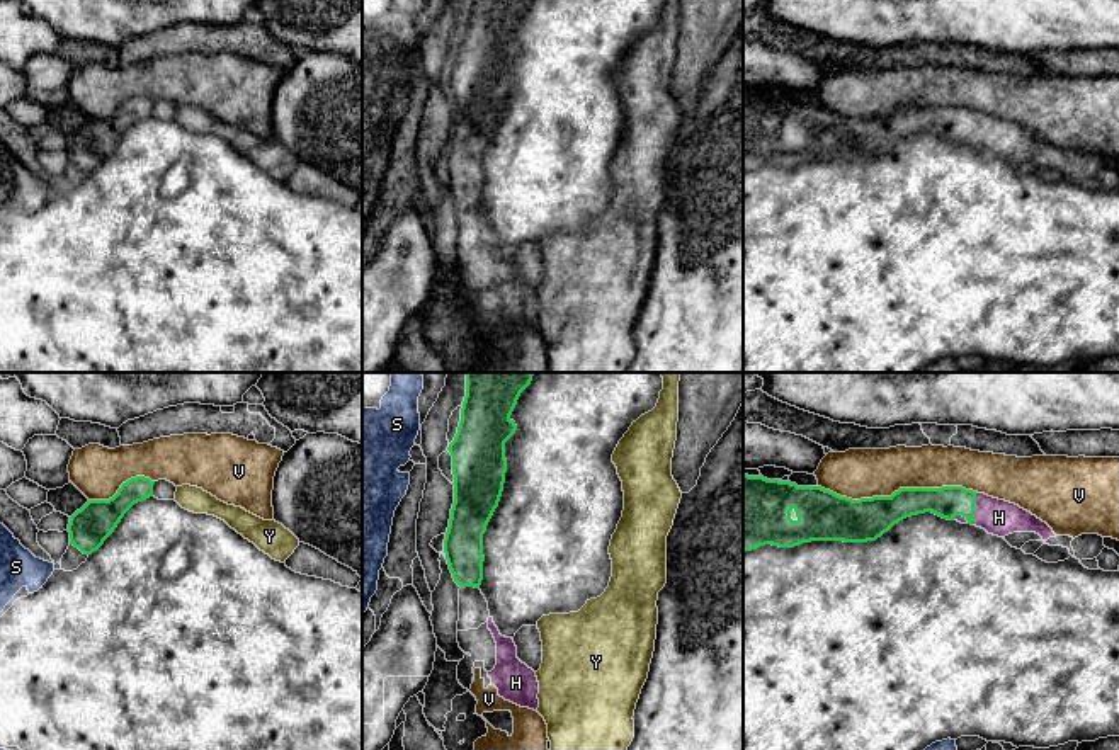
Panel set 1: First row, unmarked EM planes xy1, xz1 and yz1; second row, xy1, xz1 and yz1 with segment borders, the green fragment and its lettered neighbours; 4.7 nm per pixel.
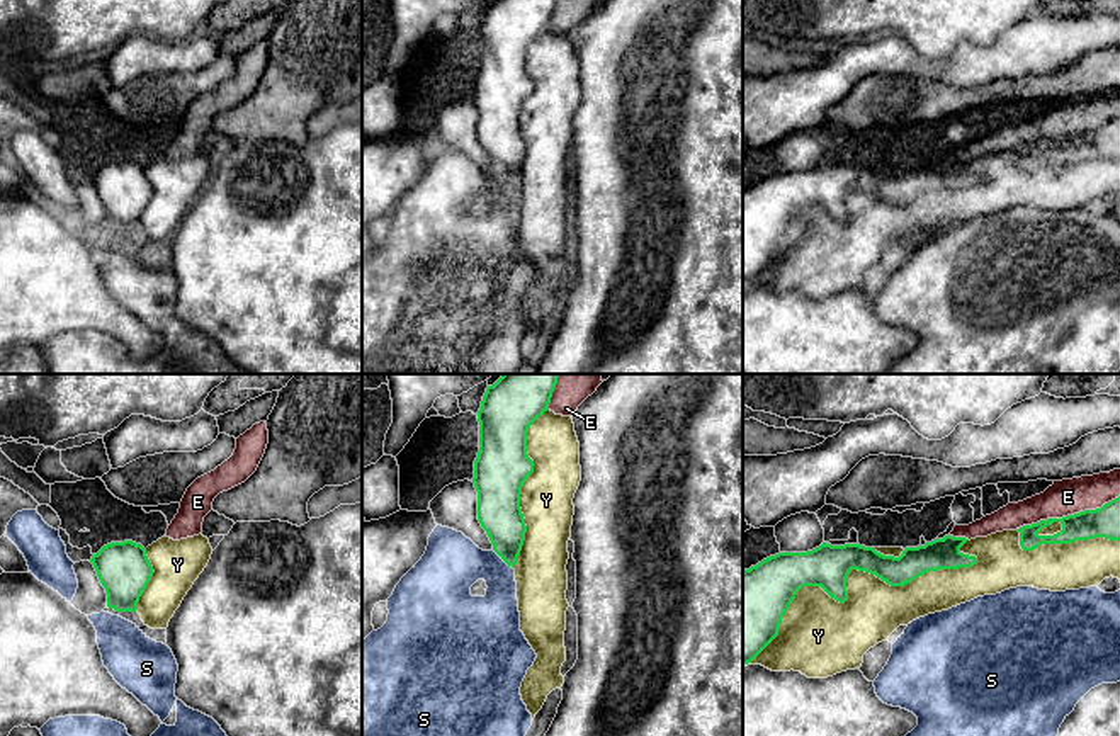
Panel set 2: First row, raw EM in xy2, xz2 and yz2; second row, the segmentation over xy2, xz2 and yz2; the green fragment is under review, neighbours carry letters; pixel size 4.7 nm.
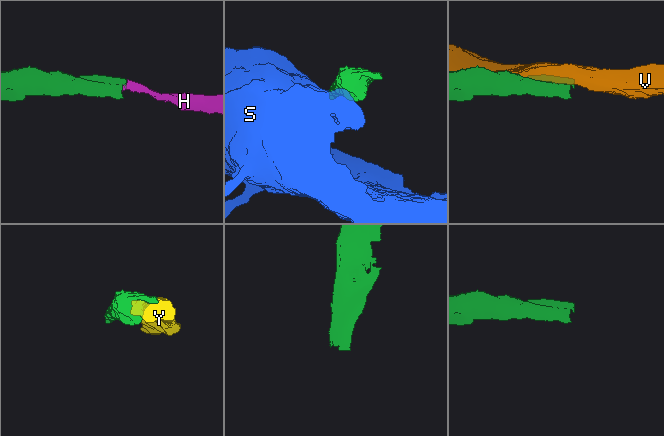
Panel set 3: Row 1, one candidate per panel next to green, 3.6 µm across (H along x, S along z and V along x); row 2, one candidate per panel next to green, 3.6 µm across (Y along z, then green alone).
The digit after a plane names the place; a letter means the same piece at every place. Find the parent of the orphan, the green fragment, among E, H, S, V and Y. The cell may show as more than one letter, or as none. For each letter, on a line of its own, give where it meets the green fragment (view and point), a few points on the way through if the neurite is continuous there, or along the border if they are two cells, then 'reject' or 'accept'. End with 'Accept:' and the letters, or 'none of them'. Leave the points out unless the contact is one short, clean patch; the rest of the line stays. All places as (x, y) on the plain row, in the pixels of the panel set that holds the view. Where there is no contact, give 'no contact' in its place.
E: contact yz2 (1068, 135); reject
H: contact yz1 (973, 128); way yz1 (946, 121), (973, 128), (999, 136); accept
S: contact xz2 (503, 179); reject
V: contact yz1 (897, 111); reject
Y: contact yz2 (845, 203); reject
Accept: H

